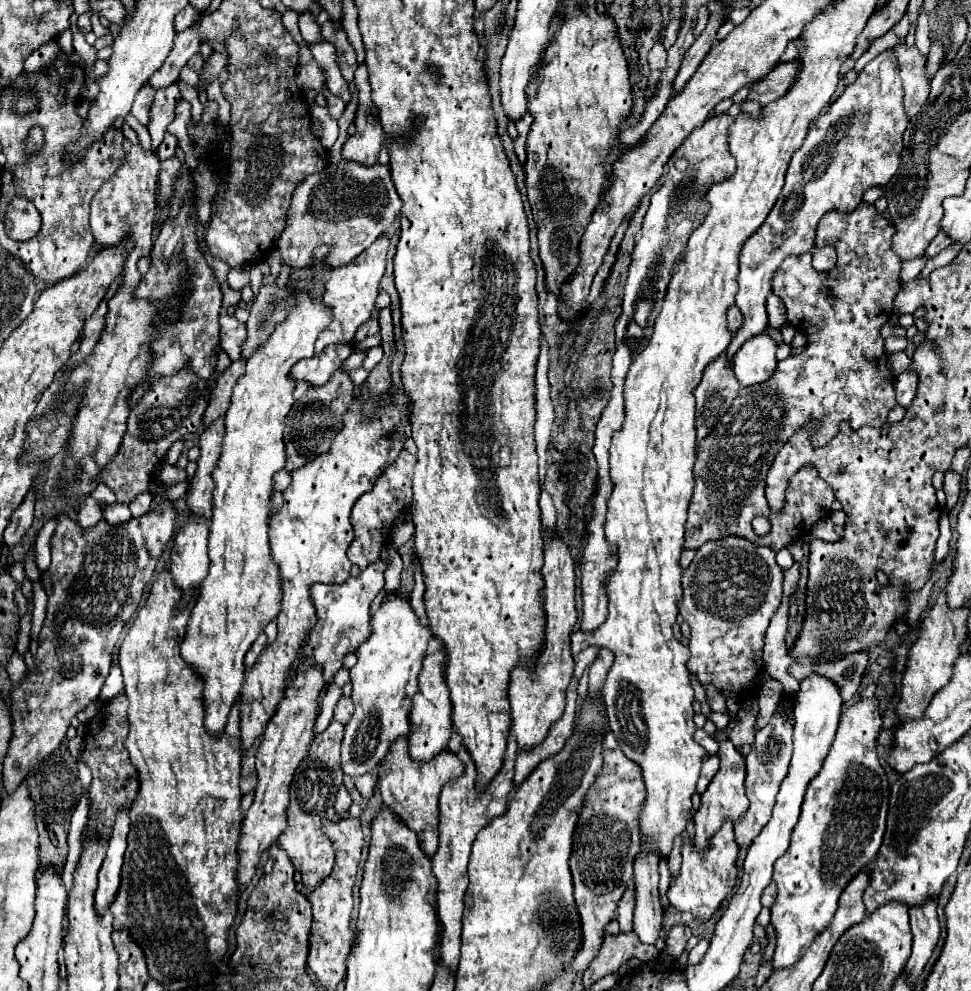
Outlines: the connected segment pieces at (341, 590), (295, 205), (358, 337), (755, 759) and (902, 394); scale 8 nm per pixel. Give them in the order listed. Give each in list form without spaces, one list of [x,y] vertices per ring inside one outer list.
[[[375,562],[367,566],[359,576],[355,578],[351,576],[343,584],[313,584],[311,586],[311,602],[317,610],[317,624],[311,628],[309,638],[303,642],[299,652],[301,656],[311,658],[323,670],[325,686],[321,694],[325,694],[327,688],[331,686],[333,676],[343,666],[345,654],[353,652],[363,640],[367,640],[369,622],[371,622],[369,606],[373,598],[383,590],[383,572],[385,572],[385,564]]]
[[[341,160],[319,174],[307,176],[307,180],[295,188],[287,226],[277,242],[277,250],[291,268],[309,268],[313,264],[313,248],[331,244],[333,250],[325,262],[337,268],[355,260],[377,236],[385,234],[399,210],[401,198],[391,180],[389,164],[361,166],[351,160]]]
[[[367,320],[357,332],[355,332],[355,338],[353,338],[353,342],[355,342],[355,346],[363,340],[363,338],[367,338],[367,336],[373,336],[373,334],[377,334],[377,330],[379,330],[379,324],[377,324],[377,320]]]
[[[779,704],[771,722],[757,732],[755,744],[753,744],[755,748],[751,748],[749,756],[745,758],[745,762],[747,762],[745,790],[747,790],[747,798],[749,798],[751,806],[749,806],[749,812],[743,816],[743,820],[739,820],[735,824],[735,840],[737,840],[739,848],[749,846],[753,842],[753,838],[763,830],[767,820],[771,818],[771,808],[775,806],[775,796],[779,792],[779,784],[783,782],[783,776],[787,776],[787,768],[789,768],[789,760],[791,760],[793,724],[795,724],[793,710]]]
[[[903,372],[897,376],[895,392],[897,392],[897,404],[903,408],[909,408],[913,396],[917,390],[917,374],[915,372]]]

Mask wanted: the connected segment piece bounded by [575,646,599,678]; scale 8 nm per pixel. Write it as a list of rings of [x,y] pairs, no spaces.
[[[589,646],[589,648],[581,650],[579,654],[575,654],[575,676],[577,676],[577,678],[581,678],[583,670],[591,666],[591,662],[593,662],[595,656],[597,656],[597,650],[599,650],[597,646]]]

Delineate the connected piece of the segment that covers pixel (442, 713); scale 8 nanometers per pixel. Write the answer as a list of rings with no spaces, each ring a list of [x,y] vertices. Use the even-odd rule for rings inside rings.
[[[433,648],[425,660],[423,660],[423,670],[419,674],[419,692],[413,696],[413,708],[409,712],[409,756],[415,762],[429,762],[435,756],[439,756],[445,748],[447,742],[453,734],[451,730],[451,700],[449,700],[449,690],[443,678],[443,648]]]

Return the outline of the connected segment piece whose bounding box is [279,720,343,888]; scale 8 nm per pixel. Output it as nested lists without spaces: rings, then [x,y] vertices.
[[[331,720],[325,732],[317,734],[311,740],[311,748],[307,754],[307,760],[299,764],[295,770],[295,780],[291,782],[291,802],[287,808],[287,828],[283,830],[283,836],[279,836],[281,848],[289,854],[293,866],[301,870],[301,882],[311,888],[319,886],[323,878],[331,874],[333,862],[335,862],[335,850],[331,848],[331,842],[327,836],[323,836],[321,826],[325,818],[325,810],[335,804],[335,796],[343,782],[341,772],[341,760],[339,760],[339,748],[343,740],[343,724],[337,720]]]

